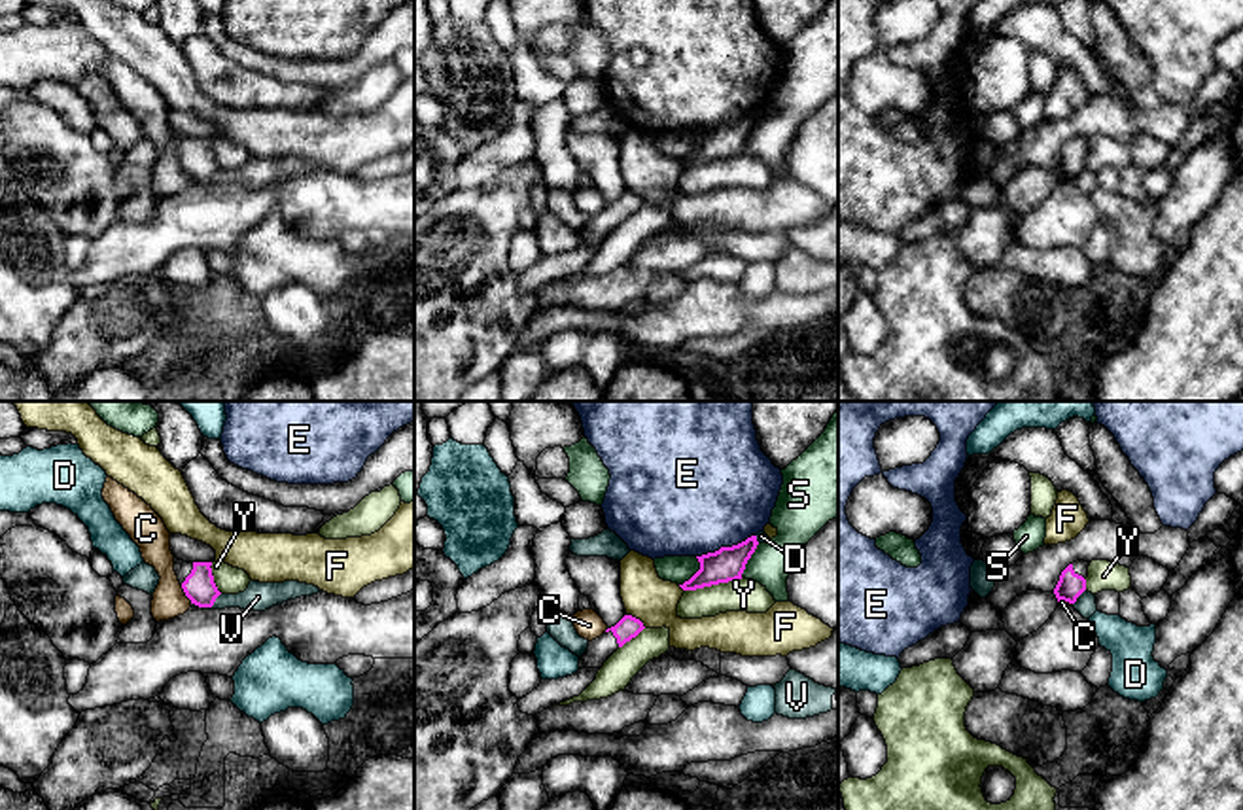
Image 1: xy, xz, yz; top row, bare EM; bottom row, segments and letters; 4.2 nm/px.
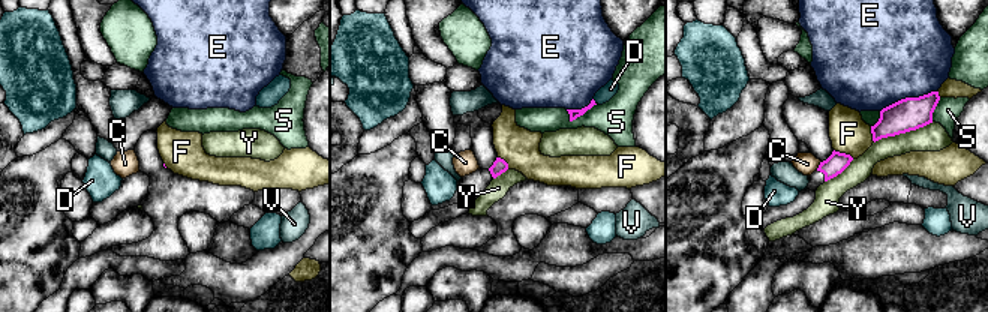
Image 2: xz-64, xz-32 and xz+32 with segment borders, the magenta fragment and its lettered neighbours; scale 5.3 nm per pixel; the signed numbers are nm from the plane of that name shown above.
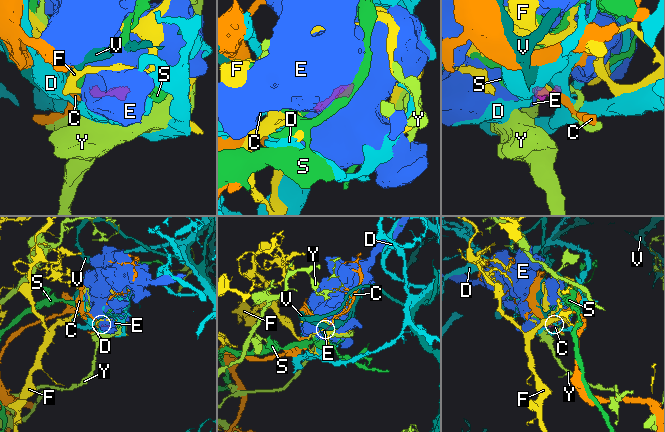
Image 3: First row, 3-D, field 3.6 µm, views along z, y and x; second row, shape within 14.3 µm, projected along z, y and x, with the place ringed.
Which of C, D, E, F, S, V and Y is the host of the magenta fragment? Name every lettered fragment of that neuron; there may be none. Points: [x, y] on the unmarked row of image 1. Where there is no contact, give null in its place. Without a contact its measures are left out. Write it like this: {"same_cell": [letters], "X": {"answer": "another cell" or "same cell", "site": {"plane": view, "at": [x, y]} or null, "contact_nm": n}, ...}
{"same_cell": [], "C": {"answer": "another cell", "site": {"plane": "xy", "at": [186, 171]}, "contact_nm": 90}, "D": {"answer": "another cell", "site": {"plane": "xz", "at": [755, 116]}, "contact_nm": 40}, "E": {"answer": "another cell", "site": {"plane": "xz", "at": [725, 123]}, "contact_nm": 280}, "F": {"answer": "another cell", "site": {"plane": "xz", "at": [634, 193]}, "contact_nm": 110}, "S": {"answer": "another cell", "site": {"plane": "xz", "at": [748, 135]}, "contact_nm": 170}, "V": {"answer": "another cell", "site": {"plane": "xy", "at": [212, 180]}, "contact_nm": 100}, "Y": {"answer": "another cell", "site": {"plane": "xz", "at": [714, 159]}, "contact_nm": 260}}

